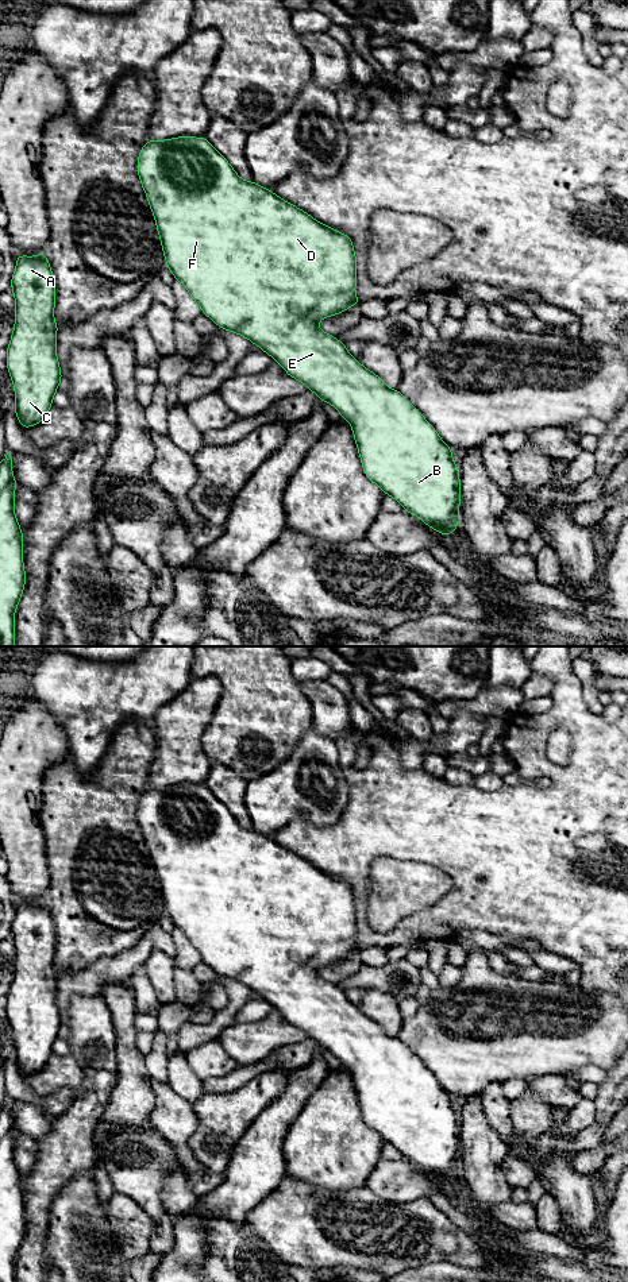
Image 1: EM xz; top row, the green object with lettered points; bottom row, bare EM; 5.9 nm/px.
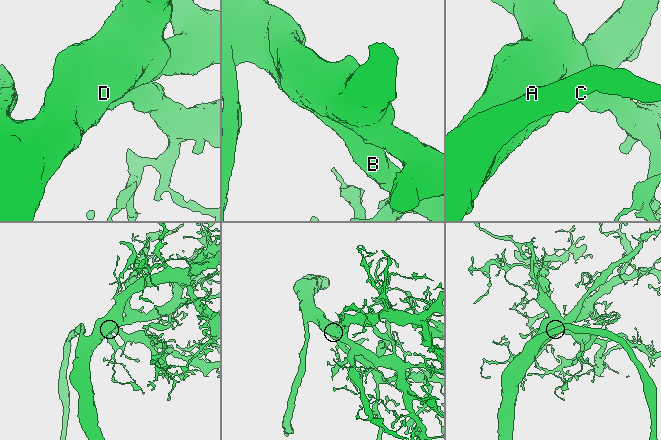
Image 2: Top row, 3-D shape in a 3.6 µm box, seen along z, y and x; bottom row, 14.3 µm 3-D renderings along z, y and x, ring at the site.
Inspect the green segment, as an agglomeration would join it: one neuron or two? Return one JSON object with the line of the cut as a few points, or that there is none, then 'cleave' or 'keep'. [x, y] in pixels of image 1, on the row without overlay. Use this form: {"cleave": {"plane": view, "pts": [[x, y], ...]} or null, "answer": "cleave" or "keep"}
{"cleave": null, "answer": "keep"}

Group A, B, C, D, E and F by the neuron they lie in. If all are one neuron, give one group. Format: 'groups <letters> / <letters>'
groups A B C D E F

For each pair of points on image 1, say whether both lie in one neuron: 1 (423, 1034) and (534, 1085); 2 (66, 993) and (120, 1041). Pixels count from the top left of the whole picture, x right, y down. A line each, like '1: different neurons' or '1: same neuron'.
1: different neurons
2: different neurons

